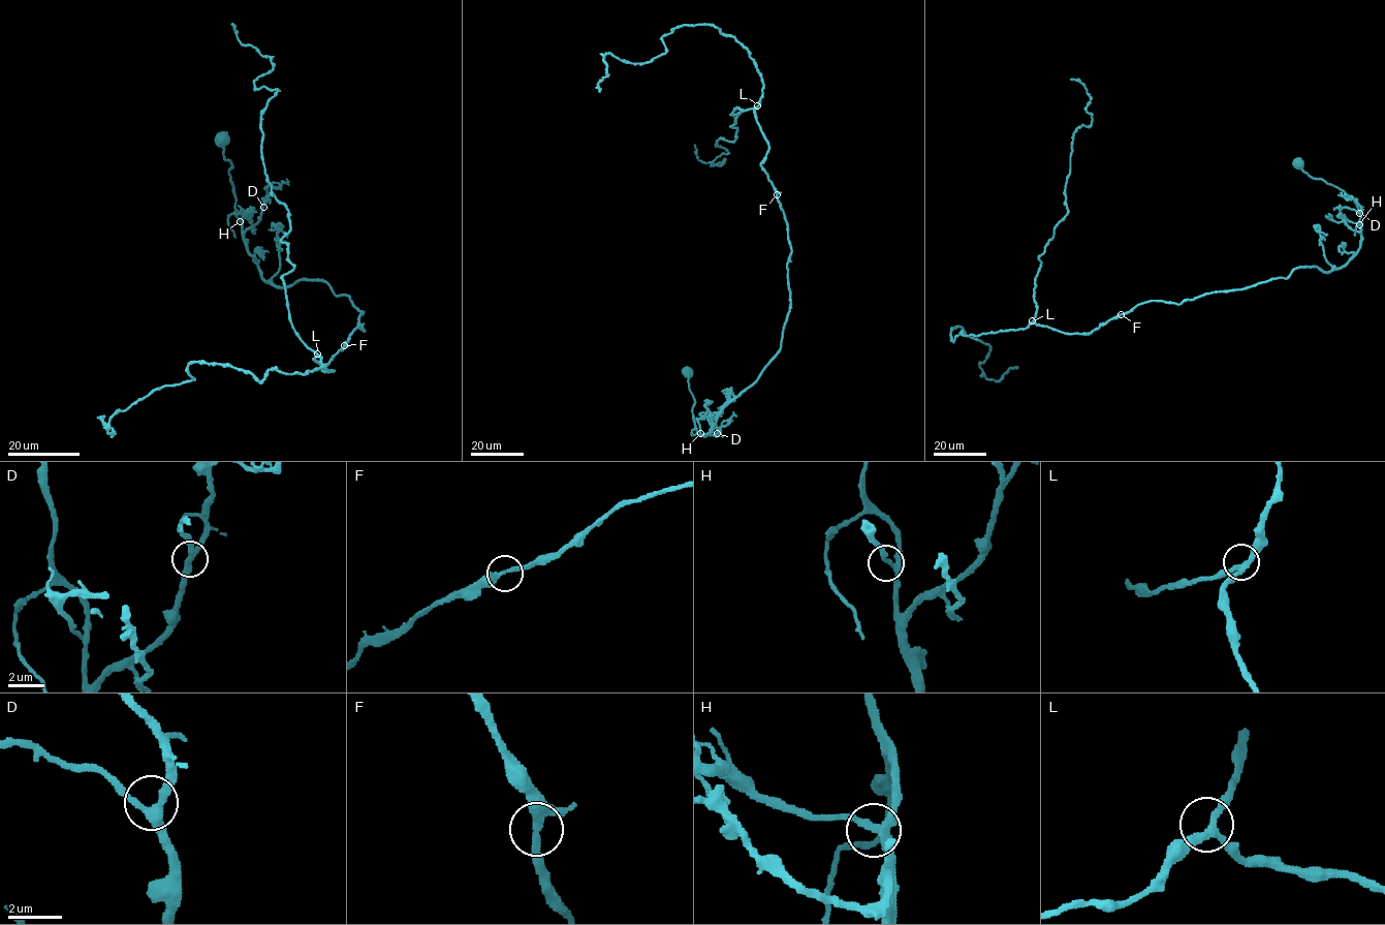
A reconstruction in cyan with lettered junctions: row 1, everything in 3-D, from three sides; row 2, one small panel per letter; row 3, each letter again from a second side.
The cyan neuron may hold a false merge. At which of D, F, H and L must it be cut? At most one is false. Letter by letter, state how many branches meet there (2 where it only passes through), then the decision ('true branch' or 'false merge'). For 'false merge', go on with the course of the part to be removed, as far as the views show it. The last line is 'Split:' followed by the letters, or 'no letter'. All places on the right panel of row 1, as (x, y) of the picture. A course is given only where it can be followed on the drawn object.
D: 3 branches meet; true branch
F: 3 branches meet; true branch
H: 3 branches meet; true branch
L: 3 branches meet; true branch
Split: no letter

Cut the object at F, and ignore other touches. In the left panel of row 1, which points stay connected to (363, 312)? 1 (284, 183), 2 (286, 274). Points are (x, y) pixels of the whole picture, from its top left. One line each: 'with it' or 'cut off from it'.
1: with it
2: cut off from it

